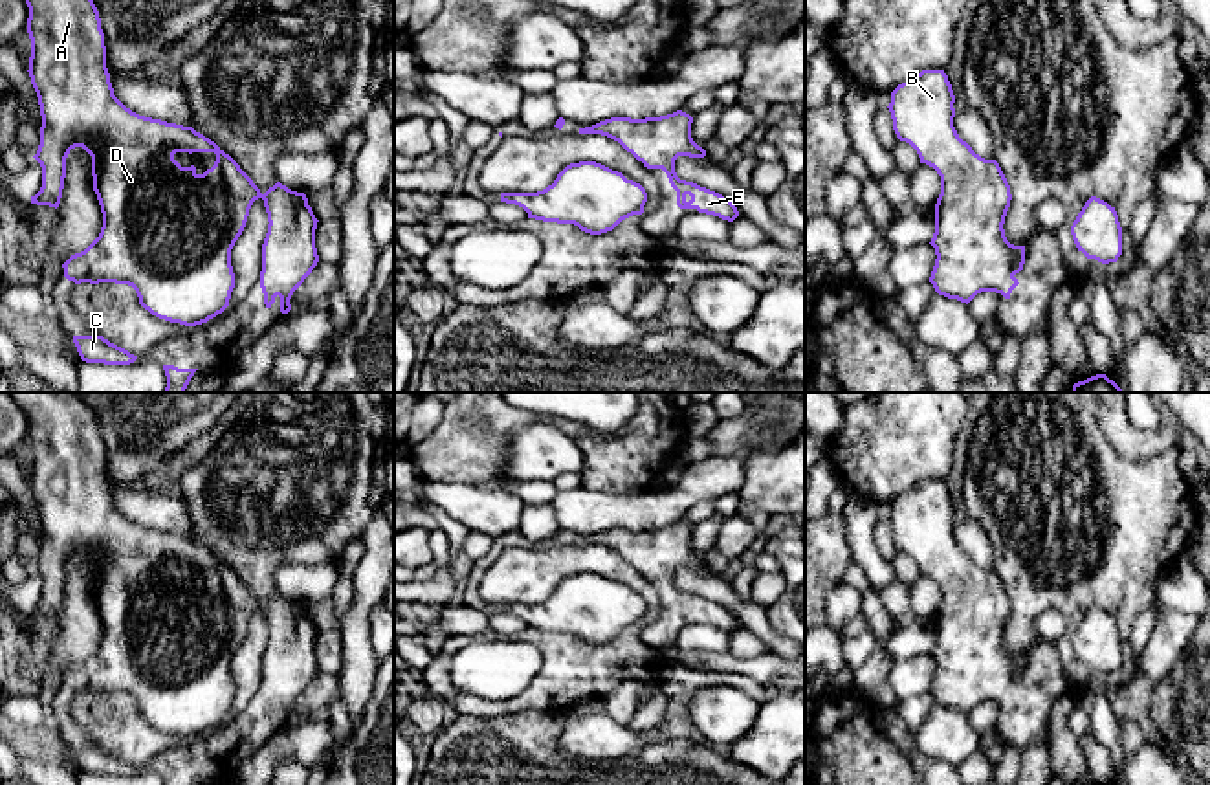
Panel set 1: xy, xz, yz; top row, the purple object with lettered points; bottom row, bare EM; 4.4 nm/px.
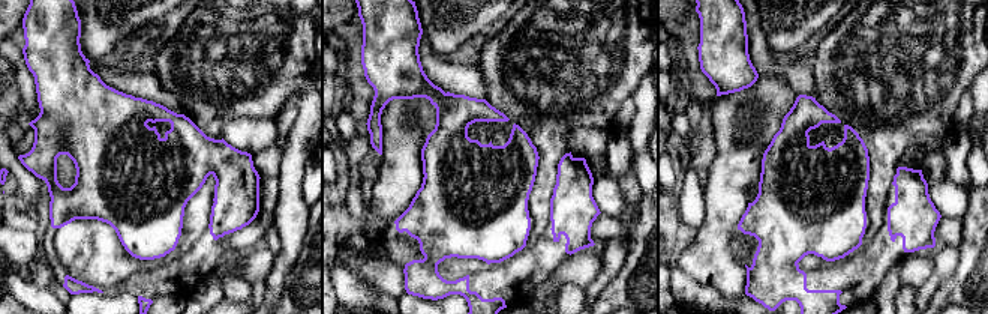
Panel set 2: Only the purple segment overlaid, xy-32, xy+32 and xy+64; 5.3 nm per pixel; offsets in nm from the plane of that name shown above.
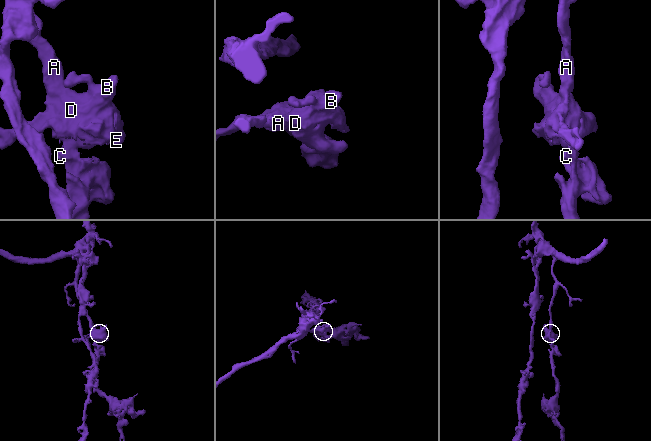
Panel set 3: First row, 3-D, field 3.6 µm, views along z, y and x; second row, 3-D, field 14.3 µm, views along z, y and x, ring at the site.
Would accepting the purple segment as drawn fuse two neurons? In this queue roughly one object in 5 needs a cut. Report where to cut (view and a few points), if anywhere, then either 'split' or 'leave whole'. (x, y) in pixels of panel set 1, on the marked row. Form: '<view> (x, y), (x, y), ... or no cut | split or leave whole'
no cut | leave whole

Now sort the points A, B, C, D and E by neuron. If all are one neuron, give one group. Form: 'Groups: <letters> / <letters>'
Groups: A B C D E

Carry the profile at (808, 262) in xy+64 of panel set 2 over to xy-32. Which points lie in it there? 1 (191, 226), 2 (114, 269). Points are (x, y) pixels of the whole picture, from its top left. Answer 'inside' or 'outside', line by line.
1: inside
2: inside

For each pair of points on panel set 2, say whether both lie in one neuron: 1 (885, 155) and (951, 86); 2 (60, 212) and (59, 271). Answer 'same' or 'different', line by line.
1: same
2: same

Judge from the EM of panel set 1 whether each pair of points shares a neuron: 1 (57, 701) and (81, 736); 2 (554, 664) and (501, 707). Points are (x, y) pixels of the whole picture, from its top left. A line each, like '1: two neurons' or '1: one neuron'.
1: one neuron
2: one neuron

